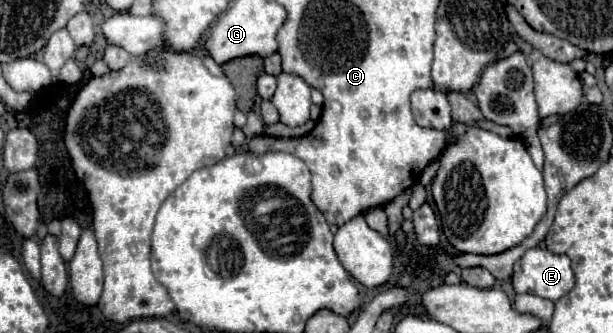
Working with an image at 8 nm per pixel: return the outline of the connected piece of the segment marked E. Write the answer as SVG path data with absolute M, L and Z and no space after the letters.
M532 248L528 250L516 264L514 264L514 276L512 276L512 286L516 294L534 294L546 300L556 302L564 294L568 294L574 288L574 272L572 272L572 262L568 256L558 256L548 252L546 248Z

